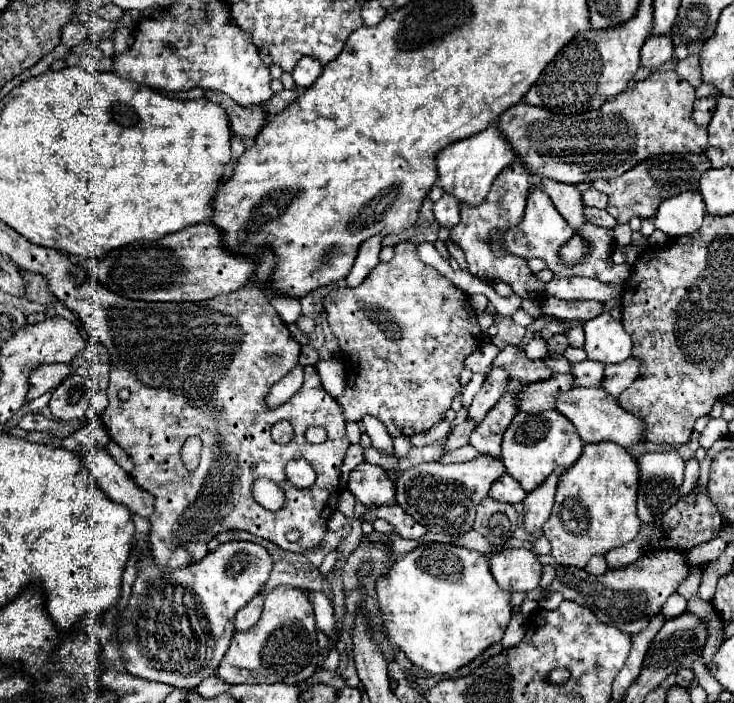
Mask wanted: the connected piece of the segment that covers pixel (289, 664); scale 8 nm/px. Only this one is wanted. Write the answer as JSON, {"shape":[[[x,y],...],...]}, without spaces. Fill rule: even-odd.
{"shape":[[[278,585],[274,587],[264,601],[264,611],[258,623],[244,633],[236,633],[232,637],[232,645],[228,653],[224,655],[224,661],[220,663],[220,669],[216,671],[218,677],[222,677],[226,683],[286,683],[286,685],[298,685],[312,677],[312,673],[318,669],[318,643],[316,643],[316,621],[314,621],[314,609],[306,595],[306,591],[292,587],[292,585]]]}

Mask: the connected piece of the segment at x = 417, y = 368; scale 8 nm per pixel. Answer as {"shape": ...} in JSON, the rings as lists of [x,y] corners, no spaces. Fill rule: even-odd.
{"shape":[[[402,241],[398,245],[394,245],[394,257],[386,263],[378,263],[372,273],[356,287],[336,287],[330,295],[324,297],[322,301],[324,305],[324,311],[326,311],[326,319],[328,319],[328,325],[332,327],[336,339],[338,339],[338,347],[342,349],[342,357],[346,361],[346,367],[348,367],[348,381],[346,381],[346,389],[344,389],[344,395],[338,401],[338,405],[342,407],[342,413],[344,413],[344,421],[346,423],[352,423],[352,421],[362,421],[366,415],[372,415],[376,417],[378,421],[382,421],[388,429],[388,433],[392,437],[398,437],[398,435],[406,435],[406,437],[412,437],[416,433],[424,433],[428,431],[430,427],[434,427],[438,421],[444,419],[444,413],[450,409],[452,405],[452,399],[458,395],[460,391],[460,373],[464,369],[464,359],[474,353],[478,347],[480,347],[480,325],[478,325],[478,319],[476,319],[476,313],[470,305],[470,297],[460,291],[452,281],[448,281],[444,275],[440,275],[436,269],[424,265],[418,255],[416,255],[416,245],[410,243],[410,241]]]}

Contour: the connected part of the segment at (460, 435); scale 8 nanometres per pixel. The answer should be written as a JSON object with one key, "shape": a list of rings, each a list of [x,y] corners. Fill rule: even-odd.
{"shape":[[[464,421],[462,425],[458,425],[452,433],[450,433],[450,437],[448,437],[448,443],[446,443],[446,451],[452,451],[452,449],[456,449],[456,447],[462,447],[462,445],[466,445],[468,443],[468,437],[470,437],[470,433],[474,431],[474,423],[472,421]]]}

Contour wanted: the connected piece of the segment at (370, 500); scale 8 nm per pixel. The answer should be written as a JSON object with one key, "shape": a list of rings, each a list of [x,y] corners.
{"shape":[[[370,463],[358,465],[348,479],[352,495],[366,507],[396,505],[396,487],[386,469]]]}

